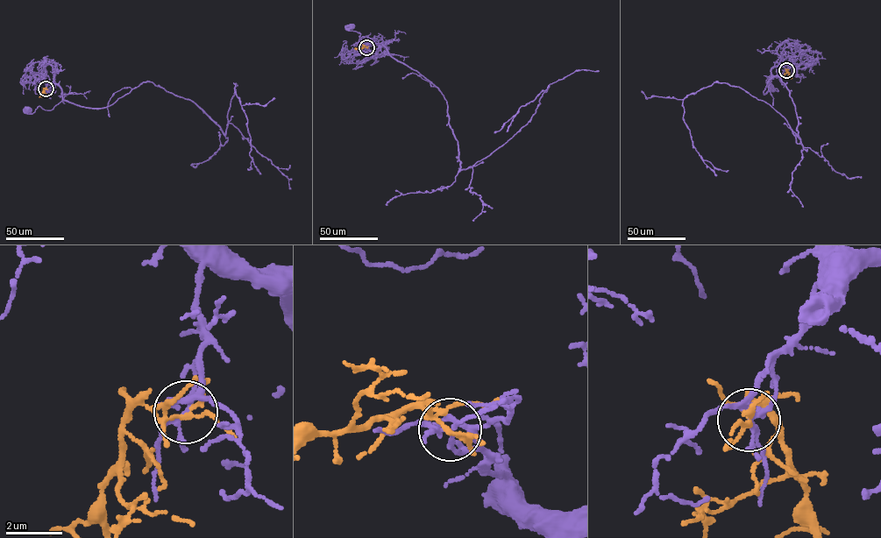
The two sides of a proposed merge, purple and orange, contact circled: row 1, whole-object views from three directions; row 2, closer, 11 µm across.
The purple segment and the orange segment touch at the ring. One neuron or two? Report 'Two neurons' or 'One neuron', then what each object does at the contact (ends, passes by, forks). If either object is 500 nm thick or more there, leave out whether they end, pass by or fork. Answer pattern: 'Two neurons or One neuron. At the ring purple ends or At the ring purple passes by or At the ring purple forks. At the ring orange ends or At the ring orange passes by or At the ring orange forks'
Two neurons. At the ring purple forks. At the ring orange forks

